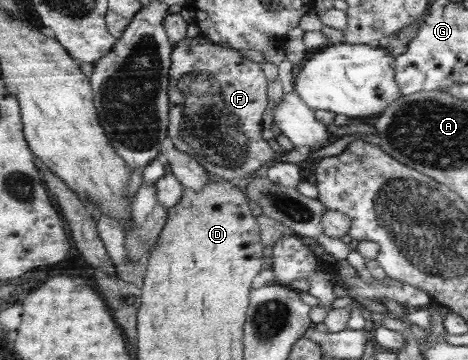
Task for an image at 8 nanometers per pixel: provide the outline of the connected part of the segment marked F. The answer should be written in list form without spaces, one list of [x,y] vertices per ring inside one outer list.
[[[202,35],[198,37],[184,37],[174,43],[171,52],[171,70],[169,71],[168,93],[171,97],[171,124],[168,127],[169,136],[174,147],[189,154],[197,163],[221,179],[247,178],[256,174],[264,162],[270,160],[286,161],[302,165],[305,159],[310,159],[313,150],[309,146],[294,147],[290,151],[278,154],[264,142],[262,130],[262,116],[268,106],[266,96],[266,76],[260,68],[260,63],[247,59],[241,51],[228,48]]]

